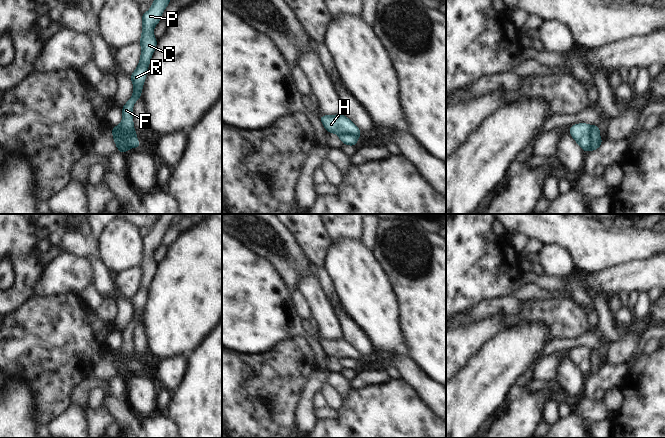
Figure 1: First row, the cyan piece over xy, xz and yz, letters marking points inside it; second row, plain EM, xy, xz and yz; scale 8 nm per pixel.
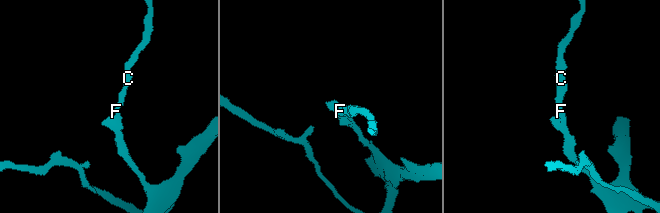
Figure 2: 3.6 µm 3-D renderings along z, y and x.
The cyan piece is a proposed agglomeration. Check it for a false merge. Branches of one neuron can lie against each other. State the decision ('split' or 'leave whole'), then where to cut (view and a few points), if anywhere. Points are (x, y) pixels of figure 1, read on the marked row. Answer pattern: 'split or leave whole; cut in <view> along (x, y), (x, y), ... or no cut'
split; cut in xy along (134, 130), (121, 139), (117, 138)

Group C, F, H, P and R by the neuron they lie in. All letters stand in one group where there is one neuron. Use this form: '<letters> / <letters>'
C F P R / H

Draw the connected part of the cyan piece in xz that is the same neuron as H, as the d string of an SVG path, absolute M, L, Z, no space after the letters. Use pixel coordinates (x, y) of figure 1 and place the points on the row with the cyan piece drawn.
M344 114L322 115L319 117L327 133L335 133L340 136L342 134L353 134L360 136L361 130Z

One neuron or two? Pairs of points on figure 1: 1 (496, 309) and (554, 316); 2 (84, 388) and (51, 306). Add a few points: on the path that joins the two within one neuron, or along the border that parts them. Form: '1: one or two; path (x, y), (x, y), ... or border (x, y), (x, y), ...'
1: one; path (510, 309), (513, 311), (540, 311)
2: two; border (75, 385), (72, 389)

